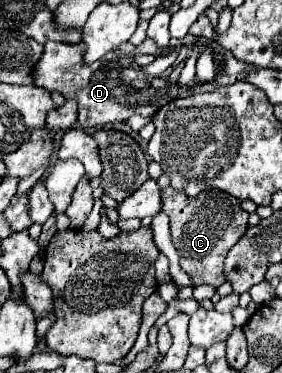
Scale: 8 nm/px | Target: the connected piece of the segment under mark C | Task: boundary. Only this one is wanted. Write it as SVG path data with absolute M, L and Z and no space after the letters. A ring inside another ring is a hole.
M173 187L161 189L163 213L171 217L171 239L179 251L181 269L193 279L193 285L209 283L219 287L225 283L223 277L223 259L227 251L237 243L237 239L247 229L249 213L239 207L239 201L223 191L203 191L197 197L187 197Z

